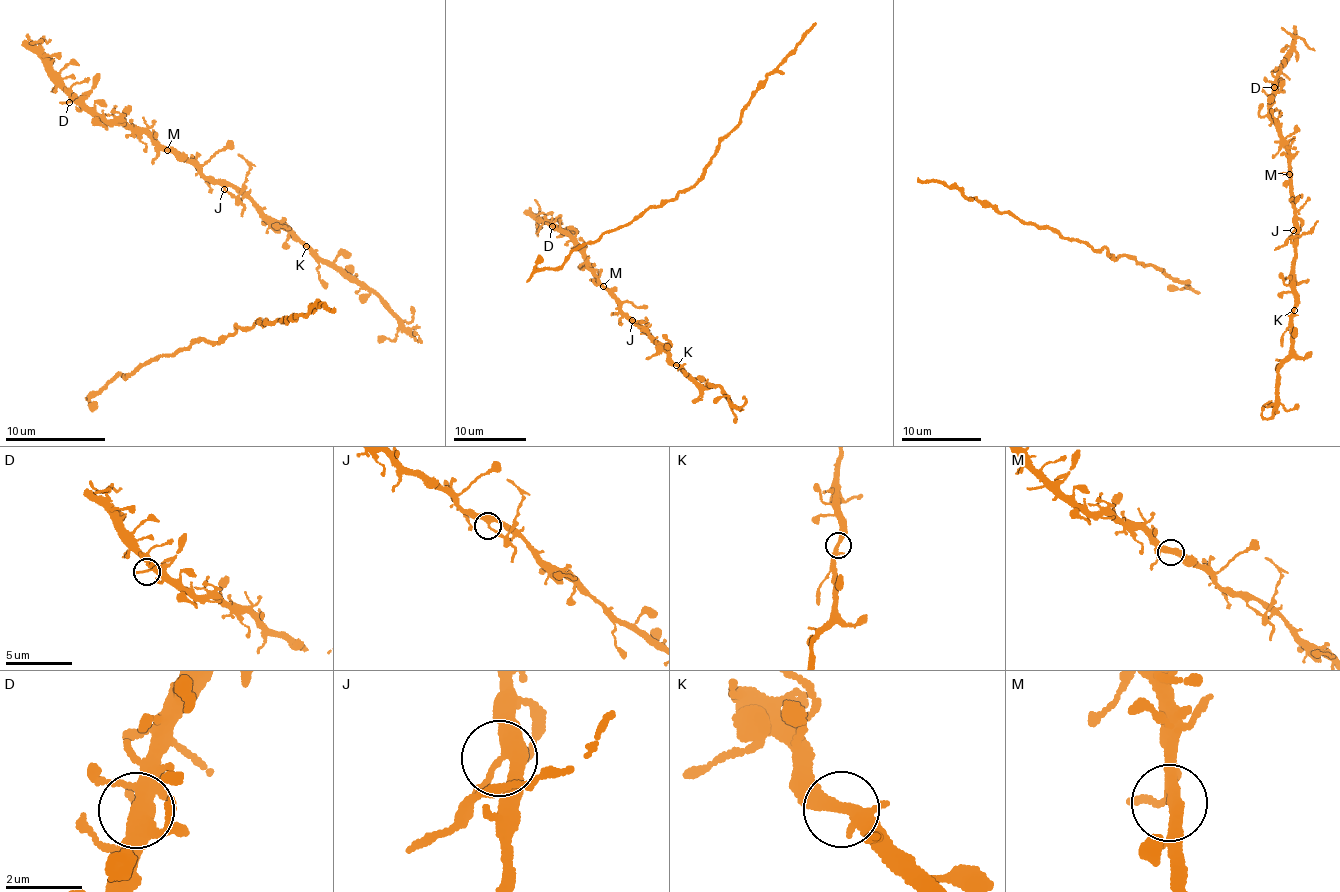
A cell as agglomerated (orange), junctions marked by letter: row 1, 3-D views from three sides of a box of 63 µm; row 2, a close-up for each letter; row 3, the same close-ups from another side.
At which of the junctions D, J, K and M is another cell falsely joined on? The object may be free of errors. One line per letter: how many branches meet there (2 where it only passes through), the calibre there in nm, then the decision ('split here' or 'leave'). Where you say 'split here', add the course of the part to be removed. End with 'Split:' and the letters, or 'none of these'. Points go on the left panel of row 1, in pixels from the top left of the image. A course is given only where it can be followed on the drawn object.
D: 3 | 280 nm | leave
J: 3 | 320 nm | split here | (223, 188), (232, 194), (243, 190), (248, 168), (238, 153)
K: 2 | 300 nm | leave
M: 3 | 280 nm | leave
Split: J

